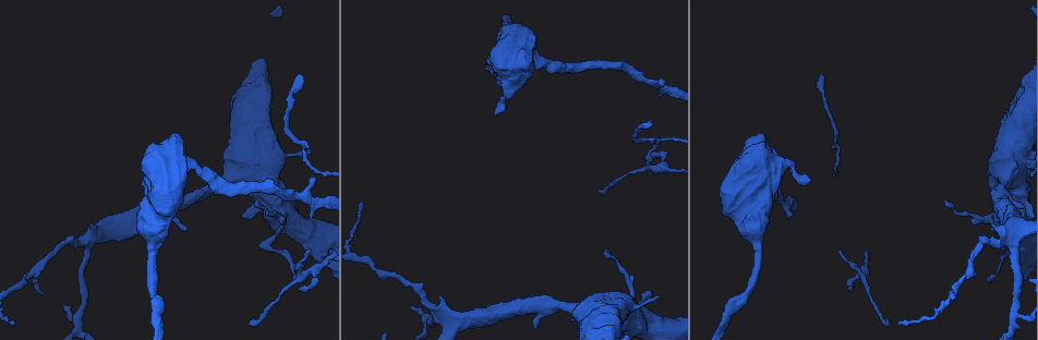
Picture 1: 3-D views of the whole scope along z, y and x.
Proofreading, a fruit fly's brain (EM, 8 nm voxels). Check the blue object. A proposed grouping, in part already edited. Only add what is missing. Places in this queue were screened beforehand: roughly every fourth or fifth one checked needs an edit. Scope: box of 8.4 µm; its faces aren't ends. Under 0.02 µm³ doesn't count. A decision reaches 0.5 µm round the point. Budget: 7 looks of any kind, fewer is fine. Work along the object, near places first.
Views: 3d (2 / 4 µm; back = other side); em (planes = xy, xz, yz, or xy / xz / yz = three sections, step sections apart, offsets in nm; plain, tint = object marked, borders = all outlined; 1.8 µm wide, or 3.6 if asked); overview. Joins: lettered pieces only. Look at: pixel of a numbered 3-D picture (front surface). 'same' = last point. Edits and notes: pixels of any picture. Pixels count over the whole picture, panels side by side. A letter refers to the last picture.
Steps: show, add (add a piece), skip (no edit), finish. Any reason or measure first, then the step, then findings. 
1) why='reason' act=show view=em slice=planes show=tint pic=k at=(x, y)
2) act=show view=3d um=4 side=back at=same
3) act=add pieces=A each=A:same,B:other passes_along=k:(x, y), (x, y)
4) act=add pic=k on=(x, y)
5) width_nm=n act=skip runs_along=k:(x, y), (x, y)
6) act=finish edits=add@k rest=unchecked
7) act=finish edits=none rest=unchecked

why='branch stops here' act=show view=em um=3.6 slice=planes show=borders pic=1 at=(316, 180)

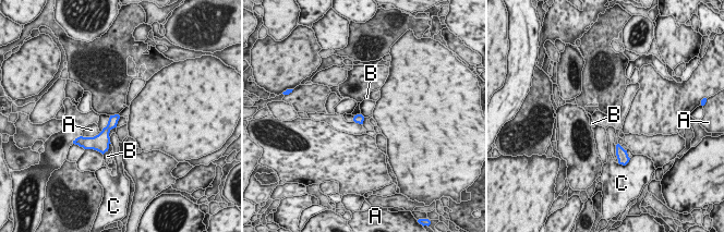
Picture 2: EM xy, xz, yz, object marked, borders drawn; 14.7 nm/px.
width_nm=130 act=skip each=A:other,B:other,C:other border=2:(109, 137), (111, 143) found='none of them fits'

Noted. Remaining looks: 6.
why='abrupt turn' act=show view=em slice=planes show=borders pic=1 at=(80, 315)

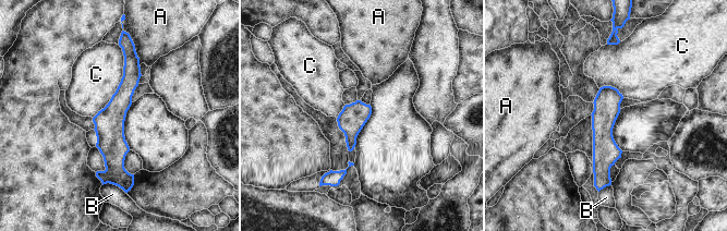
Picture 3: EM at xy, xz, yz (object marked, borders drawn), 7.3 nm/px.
width_nm=190 act=skip each=A:other,B:other,C:other border=3:(119, 45), (123, 75), (93, 118) found='none of them fits'

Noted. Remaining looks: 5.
why='thin neck' act=show view=3d um=2 side=back pic=1 at=(372, 266)

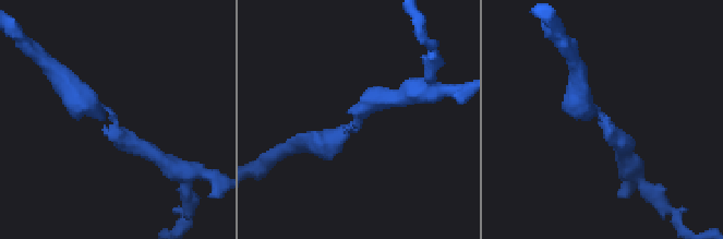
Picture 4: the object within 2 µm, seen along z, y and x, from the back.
why='now the EM' act=show view=em slice=planes show=tint pic=4 at=(111, 120)

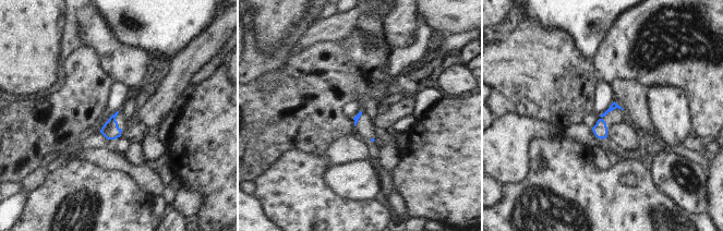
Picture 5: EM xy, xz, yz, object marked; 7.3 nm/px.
why='what lies round it' act=show view=em slice=planes show=borders at=same

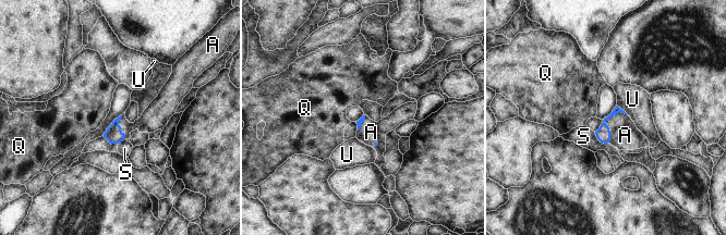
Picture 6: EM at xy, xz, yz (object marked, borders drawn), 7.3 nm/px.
width_nm=40 act=skip each=A:other,Q:other,S:other,U:other border=6:(626, 113), (605, 122), (608, 141) found='none of them fits'

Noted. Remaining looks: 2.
act=finish edits=none rest=unchecked

